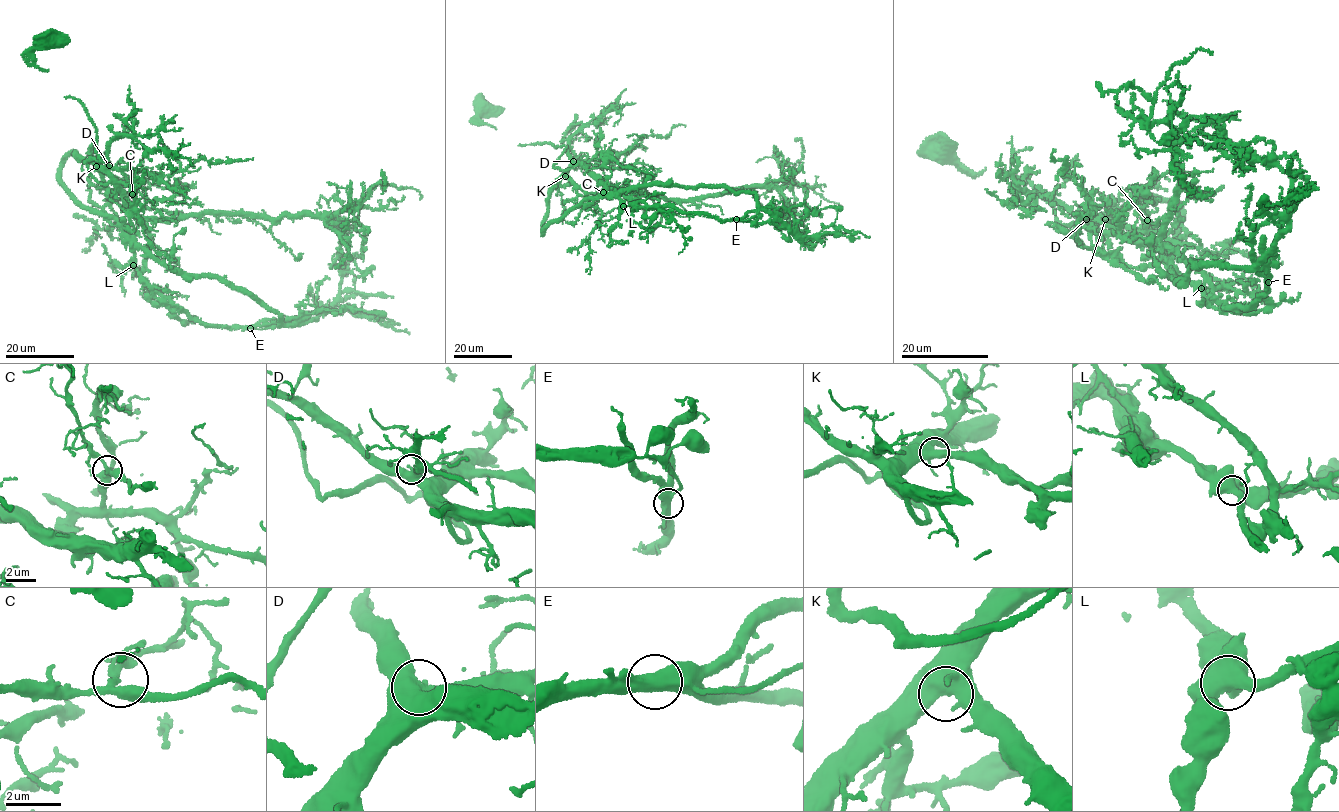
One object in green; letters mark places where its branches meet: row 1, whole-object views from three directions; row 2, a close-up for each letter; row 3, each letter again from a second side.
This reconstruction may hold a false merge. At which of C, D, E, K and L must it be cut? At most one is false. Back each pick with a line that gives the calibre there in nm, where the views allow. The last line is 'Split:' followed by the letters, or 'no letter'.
Split: no letter

